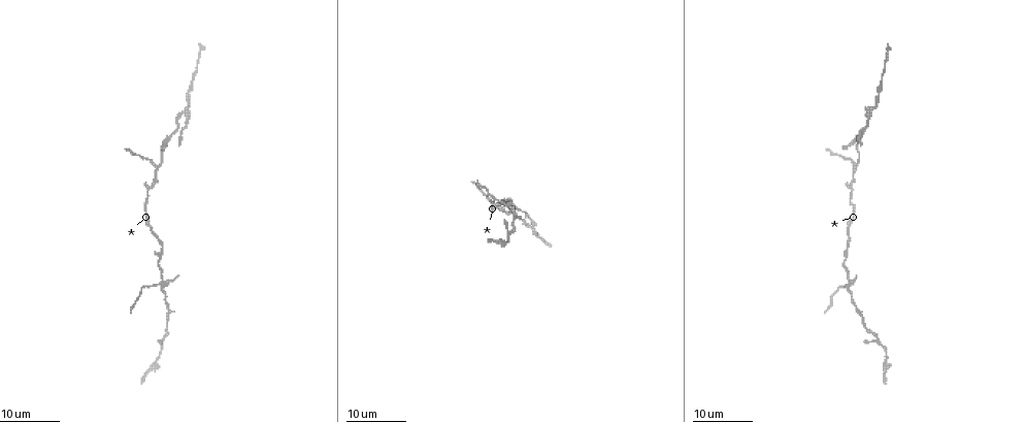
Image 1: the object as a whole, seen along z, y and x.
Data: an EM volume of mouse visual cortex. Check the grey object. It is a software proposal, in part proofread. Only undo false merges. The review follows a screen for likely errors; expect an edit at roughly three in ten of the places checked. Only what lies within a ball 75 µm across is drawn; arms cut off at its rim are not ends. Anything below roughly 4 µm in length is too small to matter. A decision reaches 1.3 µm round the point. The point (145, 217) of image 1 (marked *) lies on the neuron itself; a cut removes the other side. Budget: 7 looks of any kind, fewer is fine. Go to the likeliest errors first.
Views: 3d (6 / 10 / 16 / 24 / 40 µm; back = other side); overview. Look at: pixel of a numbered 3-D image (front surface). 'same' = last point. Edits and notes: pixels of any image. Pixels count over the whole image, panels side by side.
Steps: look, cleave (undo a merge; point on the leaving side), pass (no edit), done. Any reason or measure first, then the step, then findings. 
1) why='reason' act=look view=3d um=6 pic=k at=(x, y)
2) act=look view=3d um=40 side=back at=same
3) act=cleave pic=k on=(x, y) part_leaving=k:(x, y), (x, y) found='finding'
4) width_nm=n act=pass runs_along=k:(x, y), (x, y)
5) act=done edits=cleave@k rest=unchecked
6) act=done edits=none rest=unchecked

why='looks like a crossing' act=look view=3d um=16 pic=1 at=(159, 282)

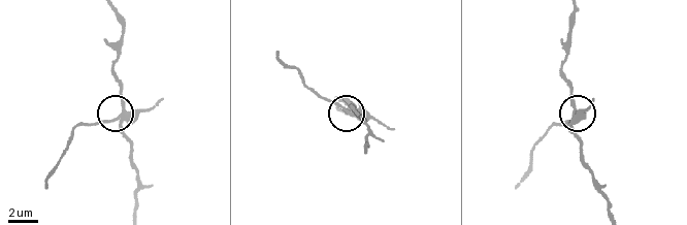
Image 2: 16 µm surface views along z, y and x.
act=look view=3d um=10 pic=2 at=(117, 116)

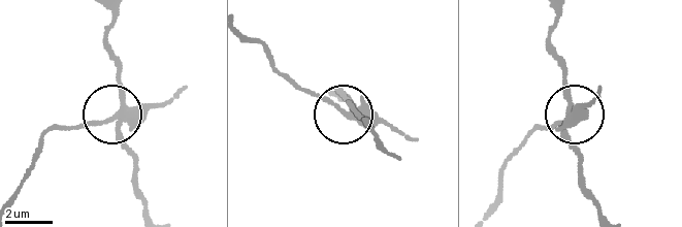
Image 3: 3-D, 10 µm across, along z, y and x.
width_nm=270 act=cleave pic=3 on=(154, 103) part_leaving=3:(121, 114), (46, 132), (14, 197) found='two neurons meet here'

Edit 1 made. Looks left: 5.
why='redraw' act=look view=overview

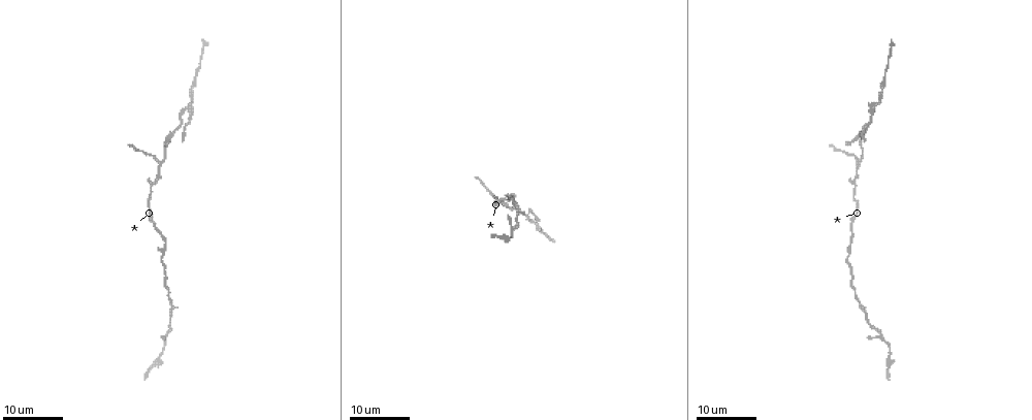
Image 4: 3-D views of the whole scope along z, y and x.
why='branch point' act=look view=3d um=16 pic=4 at=(858, 161)

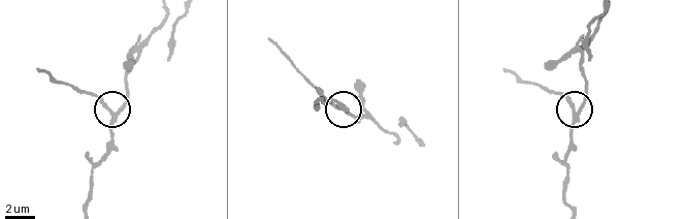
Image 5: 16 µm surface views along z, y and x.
act=look view=3d um=6 pic=5 at=(576, 114)

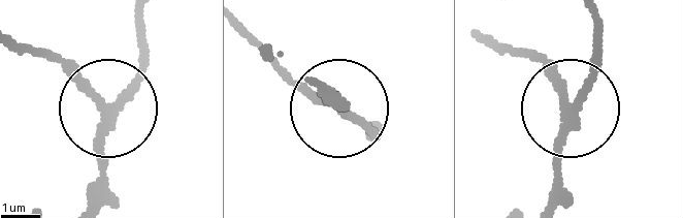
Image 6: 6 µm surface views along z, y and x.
arms=3 act=cleave pic=6 on=(68, 65) part_leaving=6:(102, 103), (59, 61), (17, 44) found='two neurons meet here'

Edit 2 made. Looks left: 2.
act=done edits=cleave@3,cleave@6 rest=unchecked

